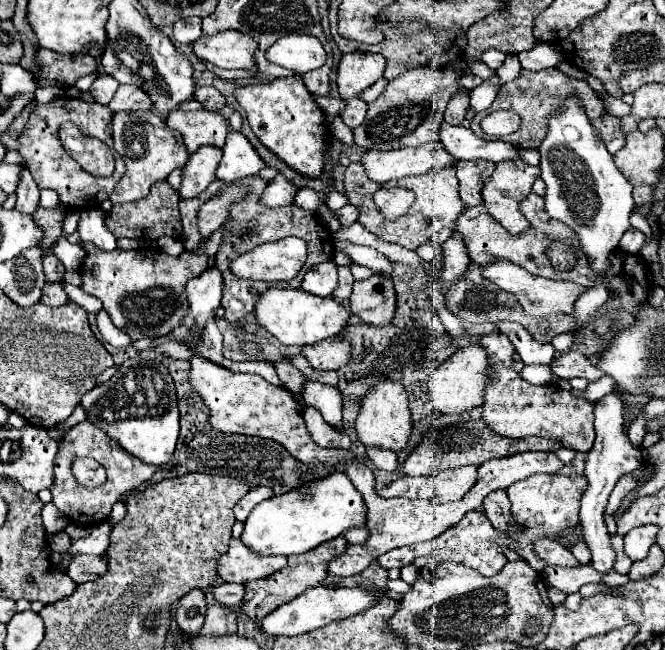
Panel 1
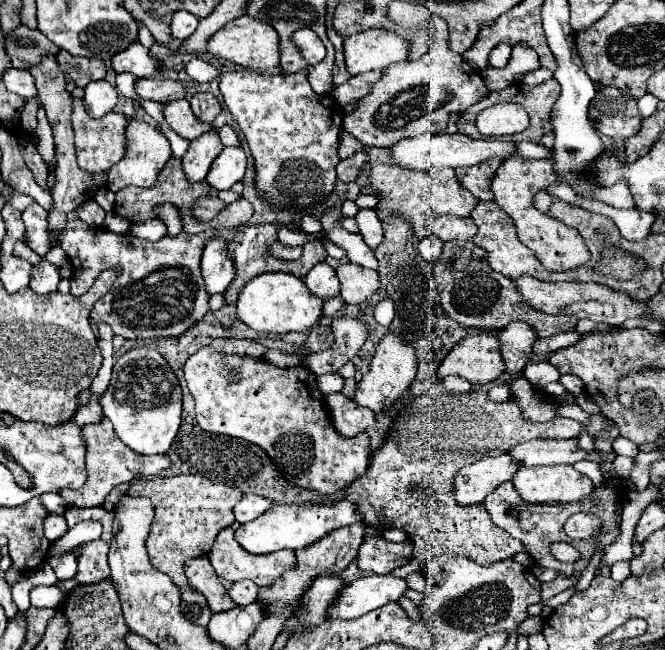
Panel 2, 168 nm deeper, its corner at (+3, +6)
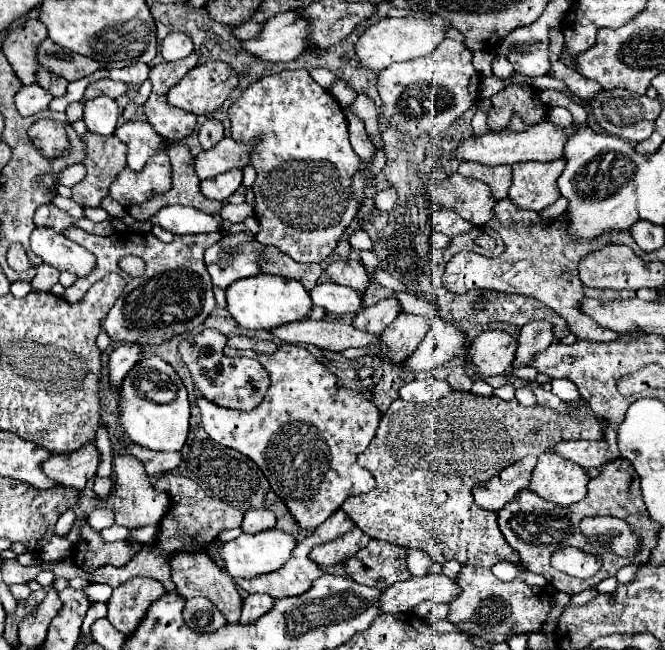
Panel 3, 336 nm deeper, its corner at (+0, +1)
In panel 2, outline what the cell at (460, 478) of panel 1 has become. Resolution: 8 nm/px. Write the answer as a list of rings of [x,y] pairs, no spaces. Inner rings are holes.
[[[509,455],[483,457],[453,477],[453,495],[459,505],[481,503],[497,485],[511,481],[517,465]]]

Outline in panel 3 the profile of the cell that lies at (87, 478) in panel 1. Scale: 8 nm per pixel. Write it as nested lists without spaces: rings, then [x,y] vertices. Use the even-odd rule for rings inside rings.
[[[88,444],[70,454],[58,454],[58,458],[44,462],[44,472],[52,476],[60,486],[74,486],[82,490],[90,478],[96,476],[98,450]]]

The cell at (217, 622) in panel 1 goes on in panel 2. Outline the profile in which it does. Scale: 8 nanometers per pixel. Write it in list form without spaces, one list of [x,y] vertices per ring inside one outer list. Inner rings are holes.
[[[197,557],[193,561],[187,561],[185,575],[189,579],[189,585],[205,595],[211,613],[229,611],[229,609],[235,607],[235,603],[227,595],[225,585],[215,575],[215,571],[213,571],[213,567],[211,567],[211,563],[209,563],[207,557]]]

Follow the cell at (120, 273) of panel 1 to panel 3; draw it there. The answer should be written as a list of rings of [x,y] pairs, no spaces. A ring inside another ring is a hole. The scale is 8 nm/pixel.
[[[72,228],[72,230],[66,230],[64,234],[72,242],[88,248],[98,258],[96,268],[86,278],[78,278],[70,288],[64,290],[62,298],[68,302],[82,300],[82,296],[88,292],[92,284],[96,284],[110,272],[120,272],[118,260],[122,256],[138,254],[146,260],[144,276],[138,276],[138,278],[126,276],[126,286],[124,286],[122,296],[116,300],[116,306],[108,312],[108,316],[102,322],[102,328],[108,332],[108,336],[114,342],[162,344],[174,338],[176,334],[202,326],[202,322],[210,316],[210,312],[216,306],[210,274],[204,266],[204,250],[216,244],[222,238],[222,232],[186,234],[186,236],[178,234],[170,244],[160,242],[154,234],[142,234],[142,232],[132,232],[132,230],[116,232],[112,236],[96,236],[80,228]],[[190,242],[194,244],[194,248],[188,248]]]

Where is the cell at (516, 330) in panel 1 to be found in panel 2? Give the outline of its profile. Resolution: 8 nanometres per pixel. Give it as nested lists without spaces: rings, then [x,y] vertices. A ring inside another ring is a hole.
[[[429,235],[429,237],[425,237],[425,239],[419,243],[419,251],[421,251],[423,259],[425,259],[429,265],[433,265],[433,263],[439,261],[441,249],[443,249],[443,243],[439,241],[437,235]]]

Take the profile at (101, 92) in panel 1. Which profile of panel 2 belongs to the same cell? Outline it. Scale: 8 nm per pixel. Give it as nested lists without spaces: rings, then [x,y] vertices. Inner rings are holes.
[[[101,79],[101,81],[91,81],[87,87],[85,87],[85,107],[87,107],[87,113],[91,117],[103,117],[105,113],[109,113],[117,103],[117,91],[115,87]]]

